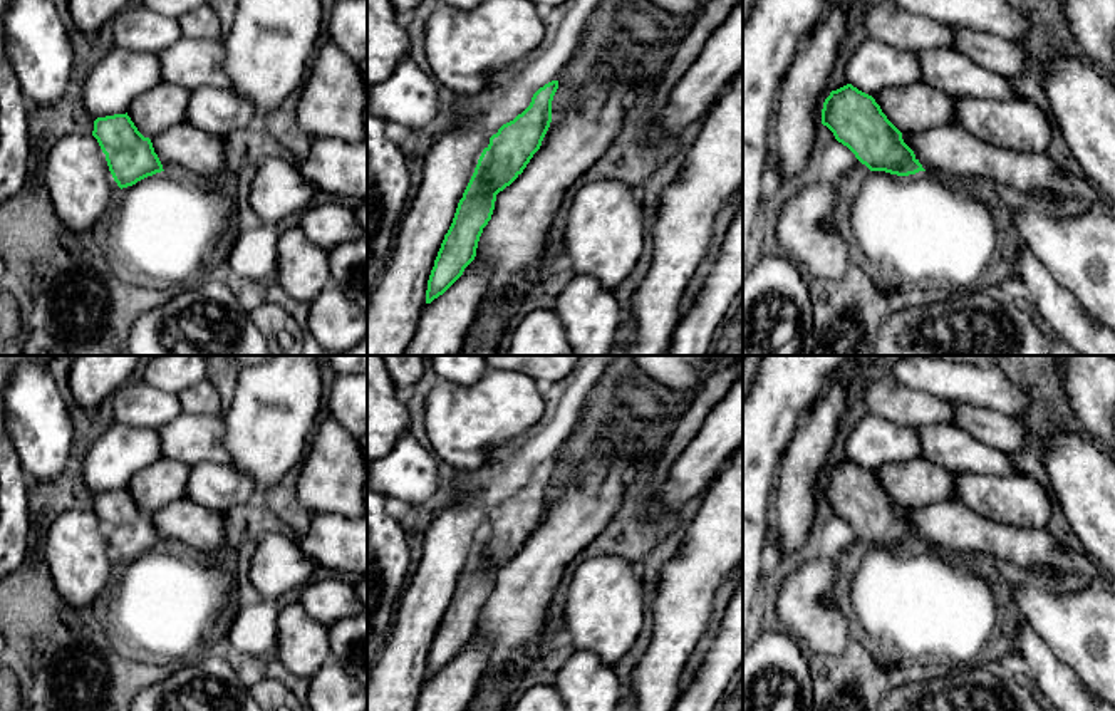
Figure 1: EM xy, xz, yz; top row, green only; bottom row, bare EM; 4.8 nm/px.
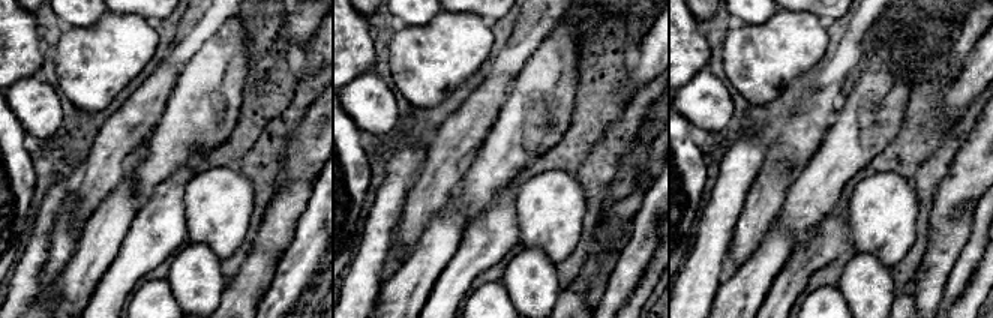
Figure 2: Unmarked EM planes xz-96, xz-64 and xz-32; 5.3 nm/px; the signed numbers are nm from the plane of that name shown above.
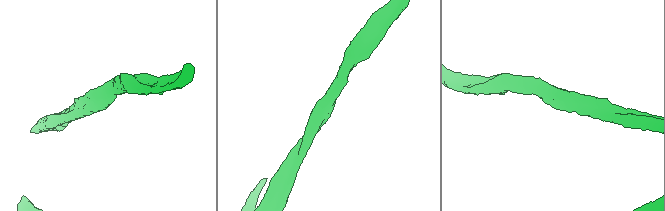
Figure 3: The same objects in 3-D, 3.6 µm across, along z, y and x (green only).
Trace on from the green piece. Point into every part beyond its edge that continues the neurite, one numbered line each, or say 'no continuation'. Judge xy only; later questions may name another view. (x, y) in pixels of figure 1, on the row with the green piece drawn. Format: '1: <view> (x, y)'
no continuation

